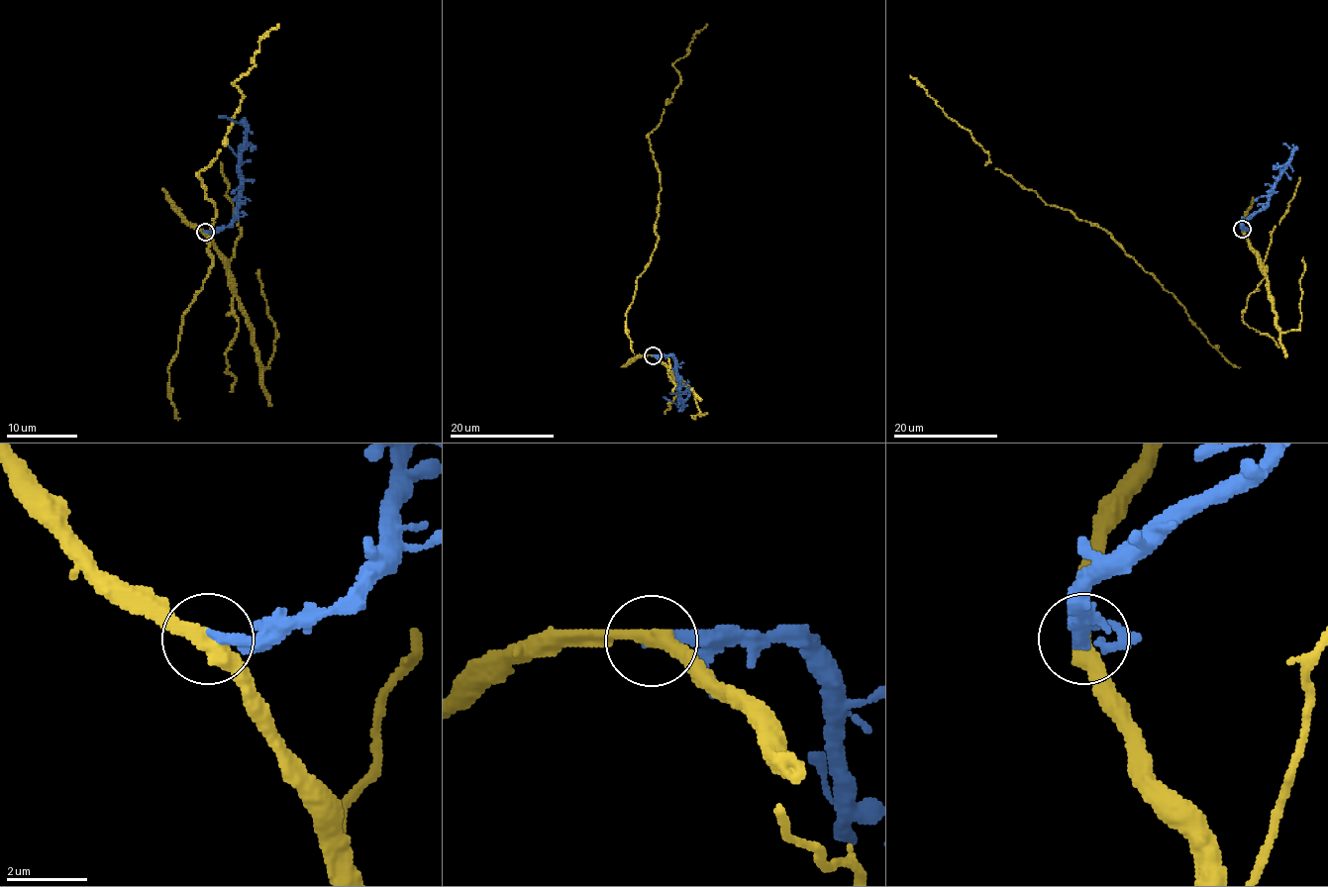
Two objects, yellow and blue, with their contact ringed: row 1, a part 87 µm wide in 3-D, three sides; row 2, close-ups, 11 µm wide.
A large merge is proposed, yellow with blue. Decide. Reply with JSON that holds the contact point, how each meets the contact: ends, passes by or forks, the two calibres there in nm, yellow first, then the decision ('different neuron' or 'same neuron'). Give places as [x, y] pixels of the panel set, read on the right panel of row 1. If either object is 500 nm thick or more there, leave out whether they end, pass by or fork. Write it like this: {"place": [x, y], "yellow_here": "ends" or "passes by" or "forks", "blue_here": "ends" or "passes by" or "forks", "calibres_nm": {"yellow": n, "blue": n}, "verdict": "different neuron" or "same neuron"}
{"place": [1242, 229], "yellow_here": "passes by", "blue_here": "ends", "calibres_nm": {"yellow": 380, "blue": 240}, "verdict": "different neuron"}

